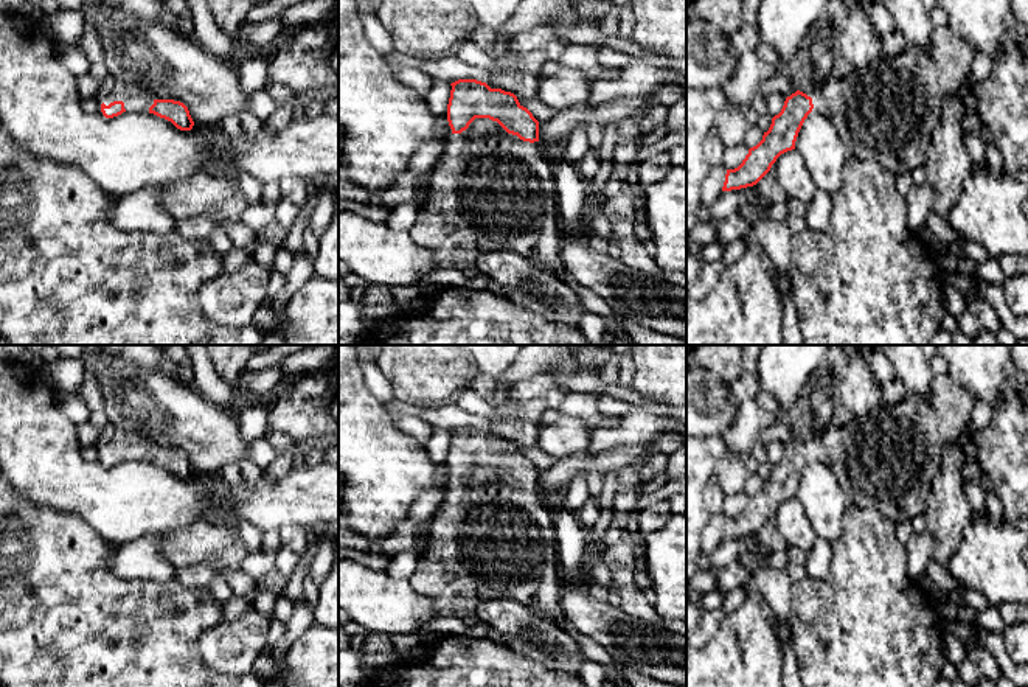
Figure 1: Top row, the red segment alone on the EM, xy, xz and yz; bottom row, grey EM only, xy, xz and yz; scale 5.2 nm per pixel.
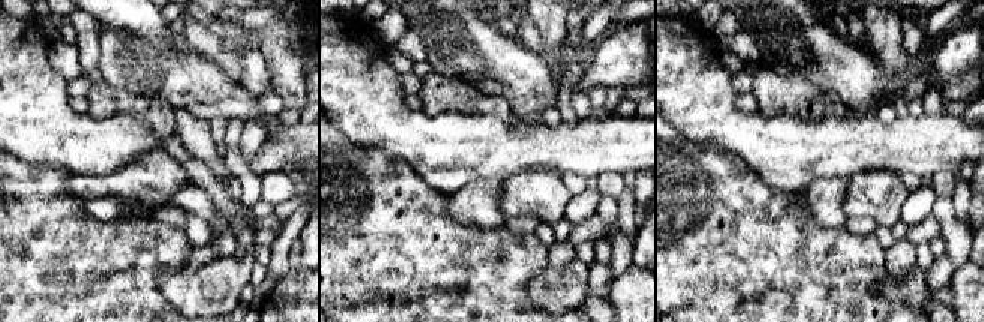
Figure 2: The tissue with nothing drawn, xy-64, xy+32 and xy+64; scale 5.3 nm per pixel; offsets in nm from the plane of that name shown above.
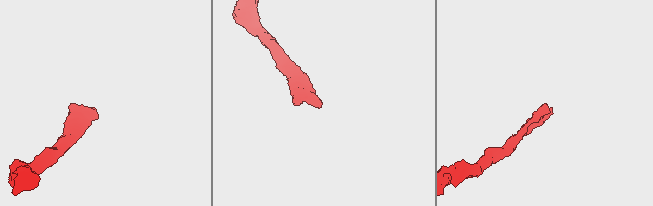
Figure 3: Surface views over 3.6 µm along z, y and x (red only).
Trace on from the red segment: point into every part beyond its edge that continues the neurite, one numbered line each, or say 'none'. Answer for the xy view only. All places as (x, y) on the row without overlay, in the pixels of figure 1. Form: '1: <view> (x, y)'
1: xy (112, 437)

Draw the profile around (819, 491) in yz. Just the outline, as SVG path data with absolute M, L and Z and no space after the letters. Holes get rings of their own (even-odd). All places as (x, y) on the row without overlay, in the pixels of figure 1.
M817 455L803 471L795 499L803 505L817 538L831 544L837 541L843 530L843 513L848 499L834 471Z

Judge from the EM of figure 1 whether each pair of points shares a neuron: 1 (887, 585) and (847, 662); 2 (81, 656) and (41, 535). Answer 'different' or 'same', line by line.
1: same
2: same

